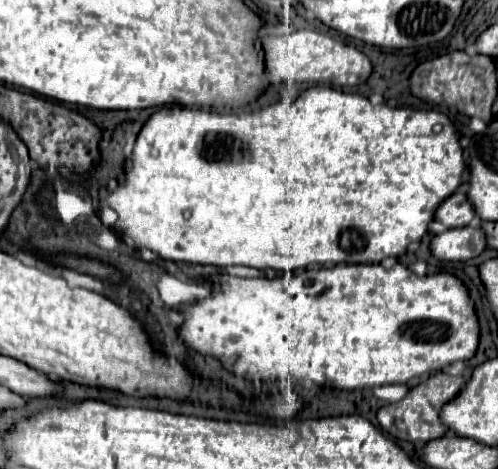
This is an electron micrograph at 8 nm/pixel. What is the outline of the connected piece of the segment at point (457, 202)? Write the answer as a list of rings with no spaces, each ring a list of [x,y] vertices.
[[[460,188],[452,196],[448,196],[436,208],[434,220],[442,222],[446,228],[464,228],[464,226],[468,226],[468,224],[472,224],[476,220],[474,218],[474,210],[472,210],[470,202],[466,200],[464,188]]]

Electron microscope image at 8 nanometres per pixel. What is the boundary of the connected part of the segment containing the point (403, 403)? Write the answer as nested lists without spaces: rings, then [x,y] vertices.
[[[432,374],[428,376],[424,382],[420,382],[418,386],[414,386],[400,402],[396,404],[388,404],[382,406],[376,414],[380,428],[390,434],[396,440],[406,440],[406,442],[428,442],[434,440],[438,436],[442,436],[446,432],[446,428],[440,424],[438,420],[438,410],[456,396],[456,392],[464,386],[464,378],[462,376],[452,376],[452,374]]]

